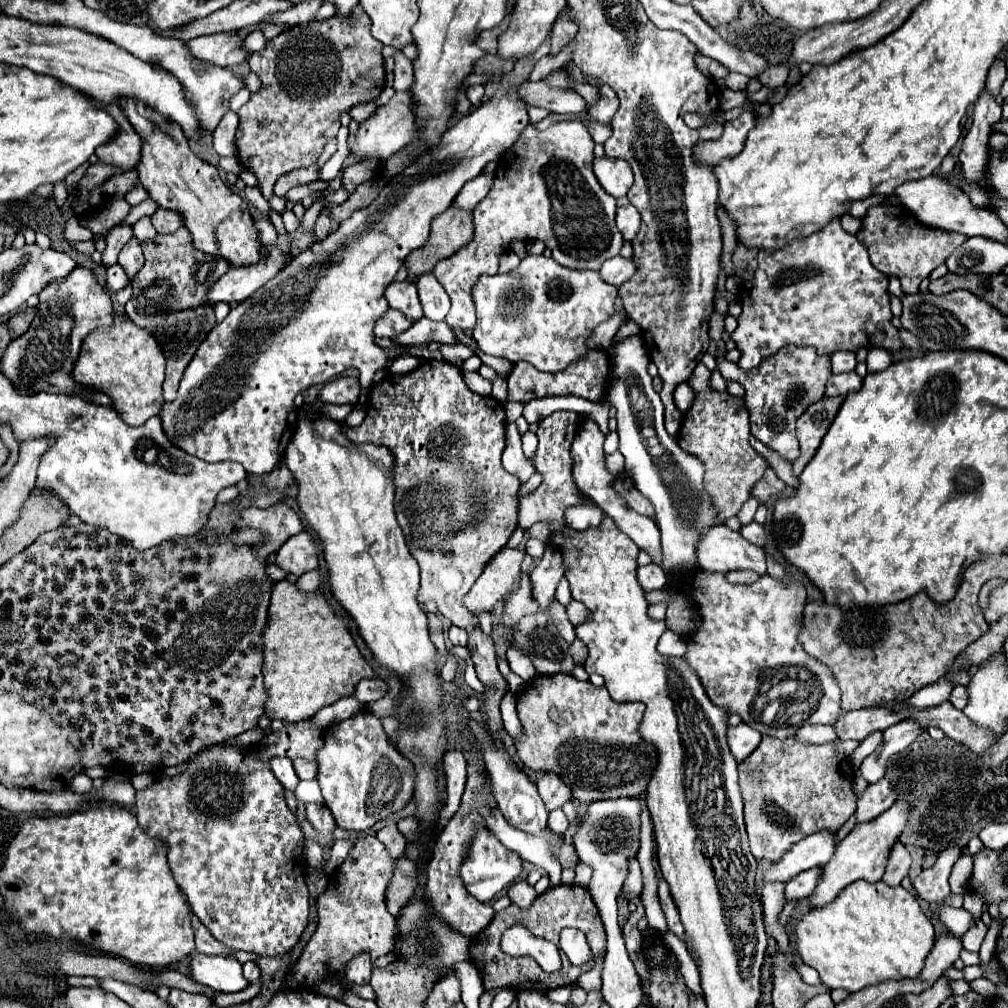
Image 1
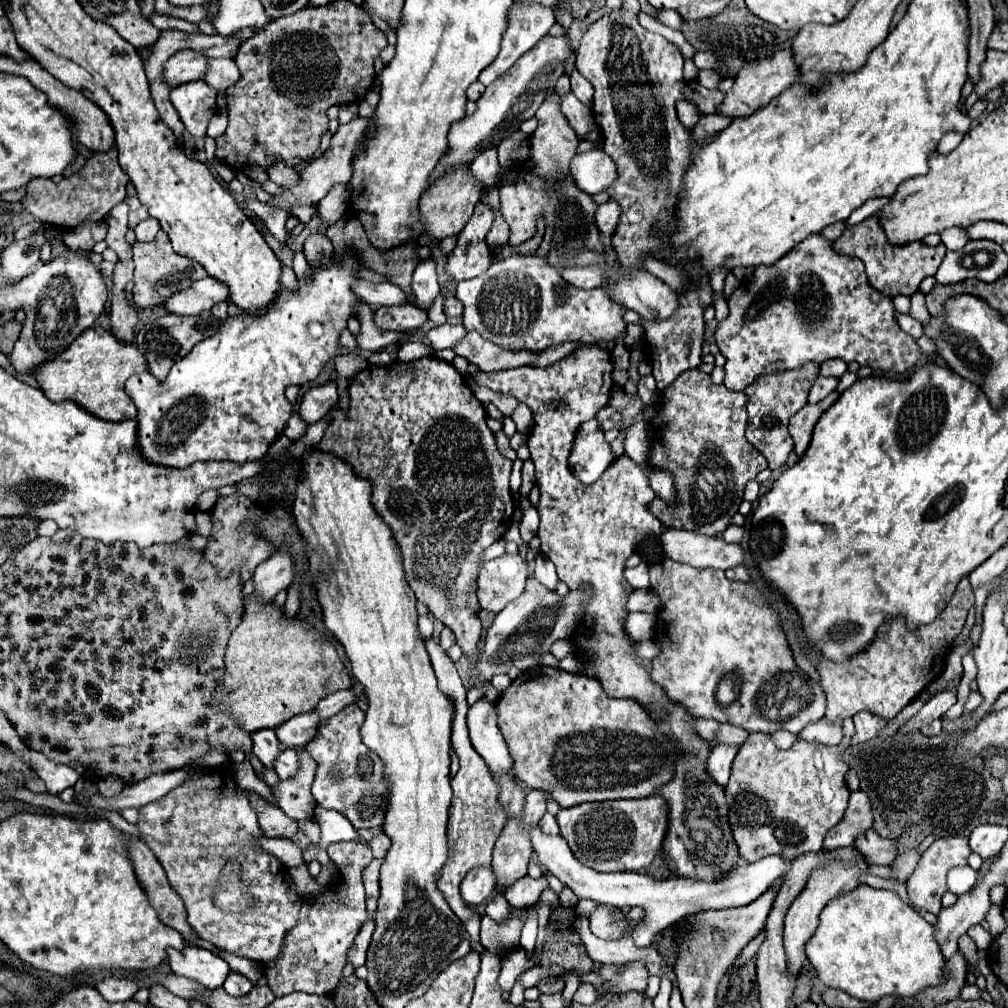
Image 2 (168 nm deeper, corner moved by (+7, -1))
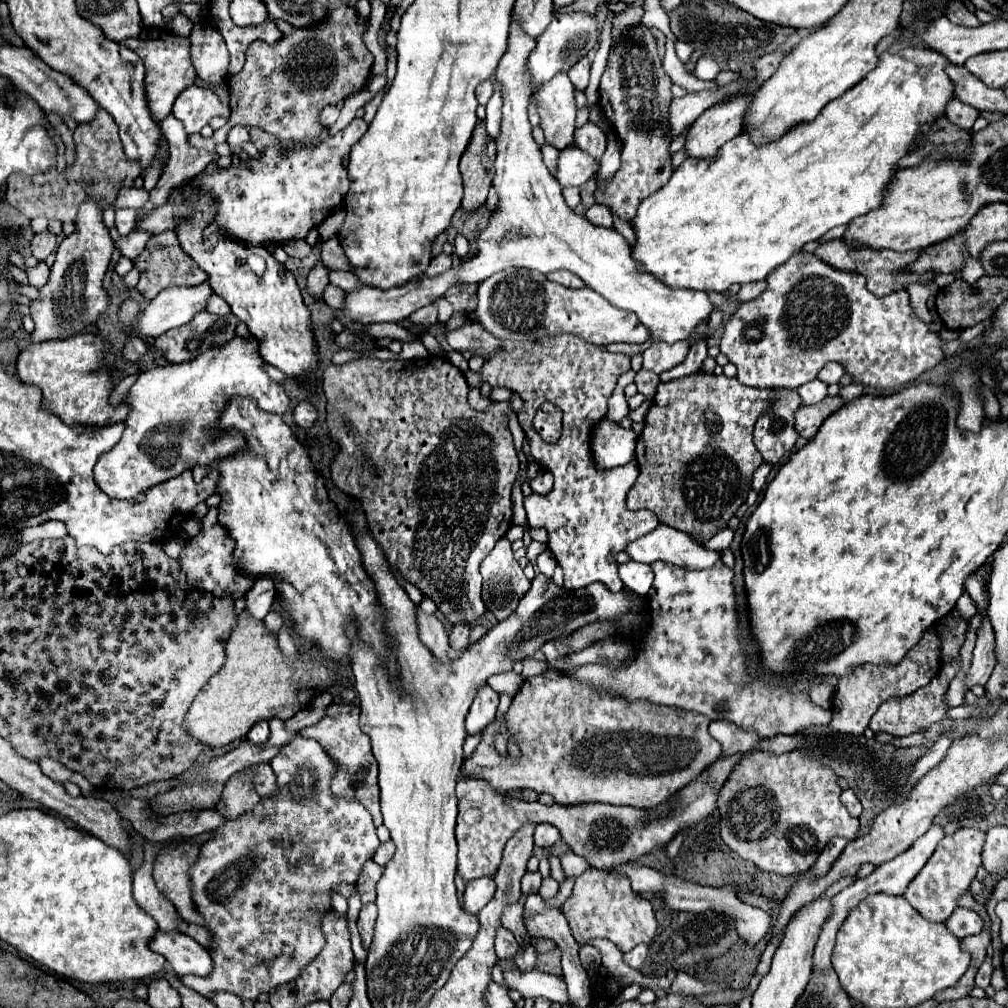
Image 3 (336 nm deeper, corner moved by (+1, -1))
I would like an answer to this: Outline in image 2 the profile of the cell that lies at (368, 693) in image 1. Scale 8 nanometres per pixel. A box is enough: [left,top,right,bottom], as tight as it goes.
[315,689,355,719]

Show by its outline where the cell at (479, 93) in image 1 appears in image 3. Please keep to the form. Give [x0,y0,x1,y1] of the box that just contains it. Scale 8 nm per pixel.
[477,81,493,105]

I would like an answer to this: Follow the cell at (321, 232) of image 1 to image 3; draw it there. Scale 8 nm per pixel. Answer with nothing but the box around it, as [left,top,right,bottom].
[307,261,329,303]

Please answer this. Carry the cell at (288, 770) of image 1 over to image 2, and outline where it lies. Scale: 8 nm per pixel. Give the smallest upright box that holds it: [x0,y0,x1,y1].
[251,729,283,767]

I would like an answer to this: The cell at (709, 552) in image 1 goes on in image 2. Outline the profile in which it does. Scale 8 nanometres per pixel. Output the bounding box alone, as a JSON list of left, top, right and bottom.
[661,529,745,569]

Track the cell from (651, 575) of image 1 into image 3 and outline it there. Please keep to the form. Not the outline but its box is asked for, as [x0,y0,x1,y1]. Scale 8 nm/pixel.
[619,561,653,597]

